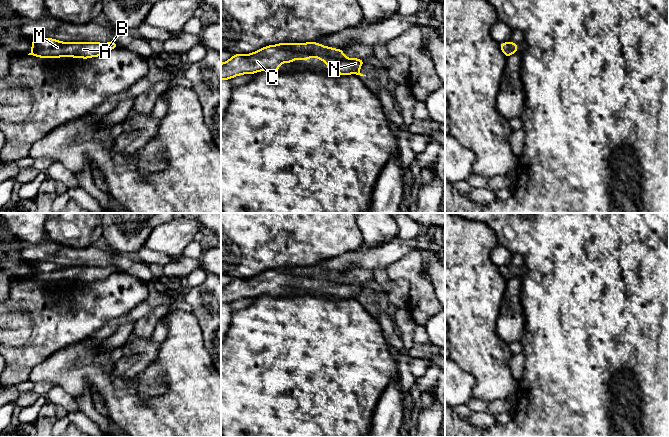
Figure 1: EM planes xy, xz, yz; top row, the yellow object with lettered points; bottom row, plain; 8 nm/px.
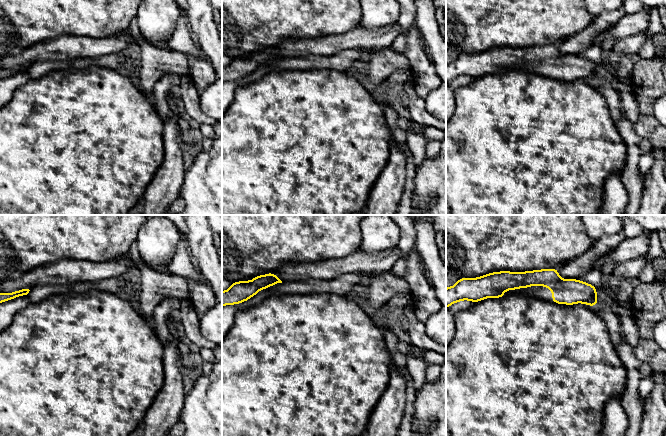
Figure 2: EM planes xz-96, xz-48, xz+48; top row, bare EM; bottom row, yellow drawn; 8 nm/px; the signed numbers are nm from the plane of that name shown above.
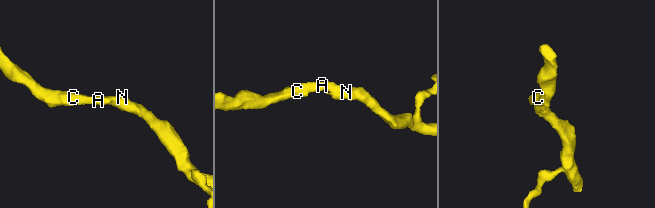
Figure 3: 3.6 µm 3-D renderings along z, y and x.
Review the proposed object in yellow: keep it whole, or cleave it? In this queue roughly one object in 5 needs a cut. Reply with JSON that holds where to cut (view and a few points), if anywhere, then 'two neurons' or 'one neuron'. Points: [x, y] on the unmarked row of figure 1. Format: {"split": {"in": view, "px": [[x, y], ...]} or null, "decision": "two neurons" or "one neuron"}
{"split": null, "decision": "one neuron"}

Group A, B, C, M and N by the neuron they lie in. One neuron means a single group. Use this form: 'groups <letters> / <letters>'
groups A B C M N

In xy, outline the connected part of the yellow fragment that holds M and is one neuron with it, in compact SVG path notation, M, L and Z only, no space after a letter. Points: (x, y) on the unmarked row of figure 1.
M32 262L31 276L28 279L48 282L72 281L88 283L106 279L119 271L116 266L63 266L53 262Z

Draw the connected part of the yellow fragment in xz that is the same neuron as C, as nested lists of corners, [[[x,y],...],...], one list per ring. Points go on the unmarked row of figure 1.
[[[305,266],[278,267],[253,277],[232,279],[229,284],[221,287],[221,305],[260,295],[278,296],[282,287],[292,287],[295,283],[306,285],[309,282],[325,286],[329,298],[366,300],[360,297],[360,291],[365,288],[362,283],[348,282],[342,273],[327,271],[318,266]]]

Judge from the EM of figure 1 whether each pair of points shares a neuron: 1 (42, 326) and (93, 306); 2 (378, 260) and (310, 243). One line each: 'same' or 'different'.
1: same
2: different

